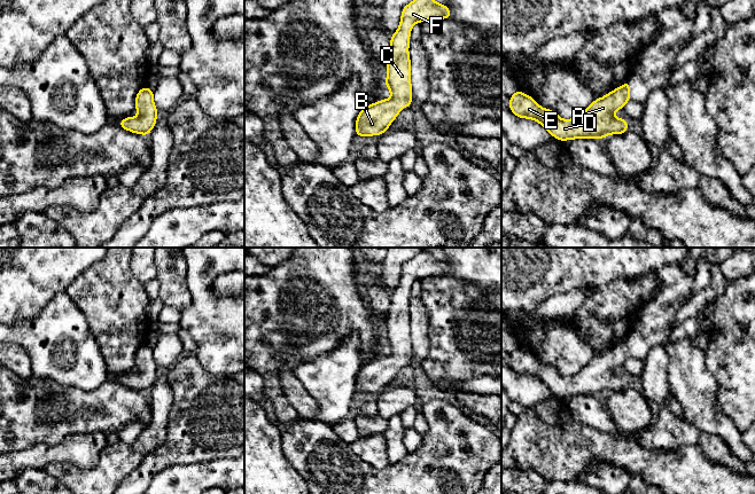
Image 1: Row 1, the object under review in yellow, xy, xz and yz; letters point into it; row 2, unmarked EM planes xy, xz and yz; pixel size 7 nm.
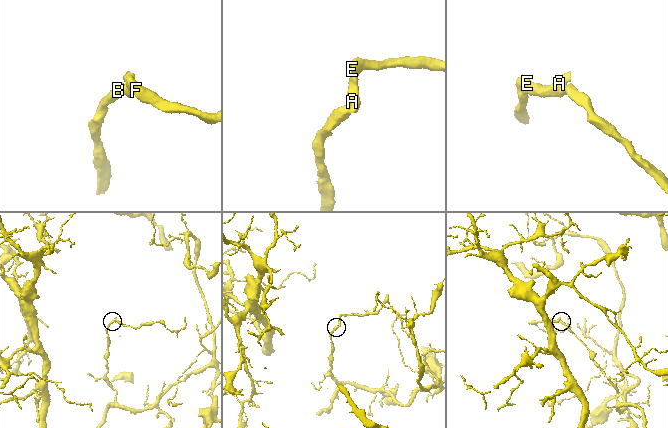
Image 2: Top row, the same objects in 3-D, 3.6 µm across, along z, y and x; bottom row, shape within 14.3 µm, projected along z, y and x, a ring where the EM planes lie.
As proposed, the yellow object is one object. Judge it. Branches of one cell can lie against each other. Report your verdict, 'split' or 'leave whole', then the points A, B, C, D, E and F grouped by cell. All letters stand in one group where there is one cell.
leave whole; groups A B C D E F

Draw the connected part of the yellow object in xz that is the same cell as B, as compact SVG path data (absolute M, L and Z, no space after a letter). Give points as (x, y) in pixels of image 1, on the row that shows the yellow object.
M413 0L402 10L398 30L390 37L387 79L391 97L364 107L356 119L356 135L381 135L388 131L403 108L412 105L411 60L408 53L412 26L427 19L451 18L444 3L435 0Z

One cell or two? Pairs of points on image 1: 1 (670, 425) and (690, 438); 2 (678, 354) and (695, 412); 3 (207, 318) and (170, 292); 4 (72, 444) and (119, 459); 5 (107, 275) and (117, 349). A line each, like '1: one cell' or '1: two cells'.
1: one cell
2: one cell
3: two cells
4: two cells
5: one cell

